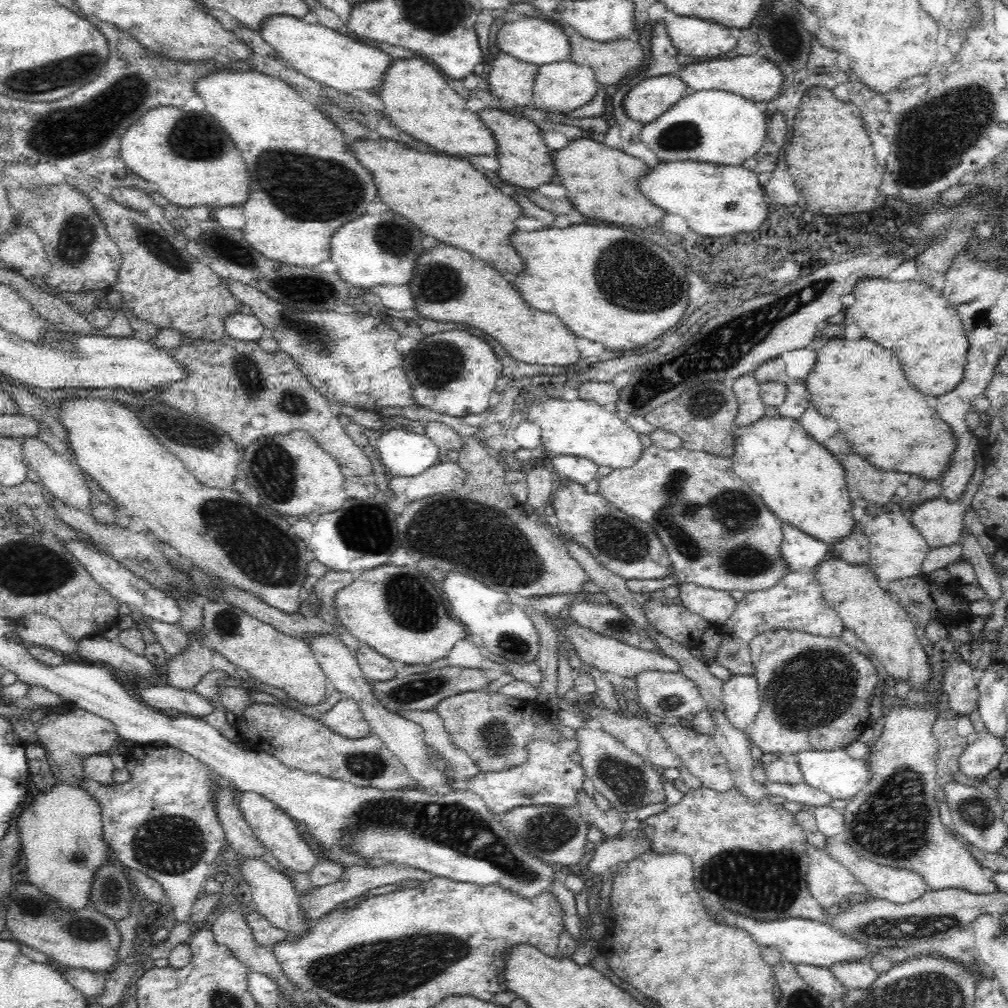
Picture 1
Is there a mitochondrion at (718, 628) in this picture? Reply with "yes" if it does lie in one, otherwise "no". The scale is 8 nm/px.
no

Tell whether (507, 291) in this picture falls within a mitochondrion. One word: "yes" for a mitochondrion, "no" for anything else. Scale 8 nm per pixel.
no

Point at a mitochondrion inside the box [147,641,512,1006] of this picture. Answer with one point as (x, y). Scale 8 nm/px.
(352, 975)

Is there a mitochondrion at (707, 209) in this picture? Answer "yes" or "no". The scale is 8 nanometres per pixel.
no

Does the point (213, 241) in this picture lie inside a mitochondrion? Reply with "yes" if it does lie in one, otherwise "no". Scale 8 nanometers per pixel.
yes

